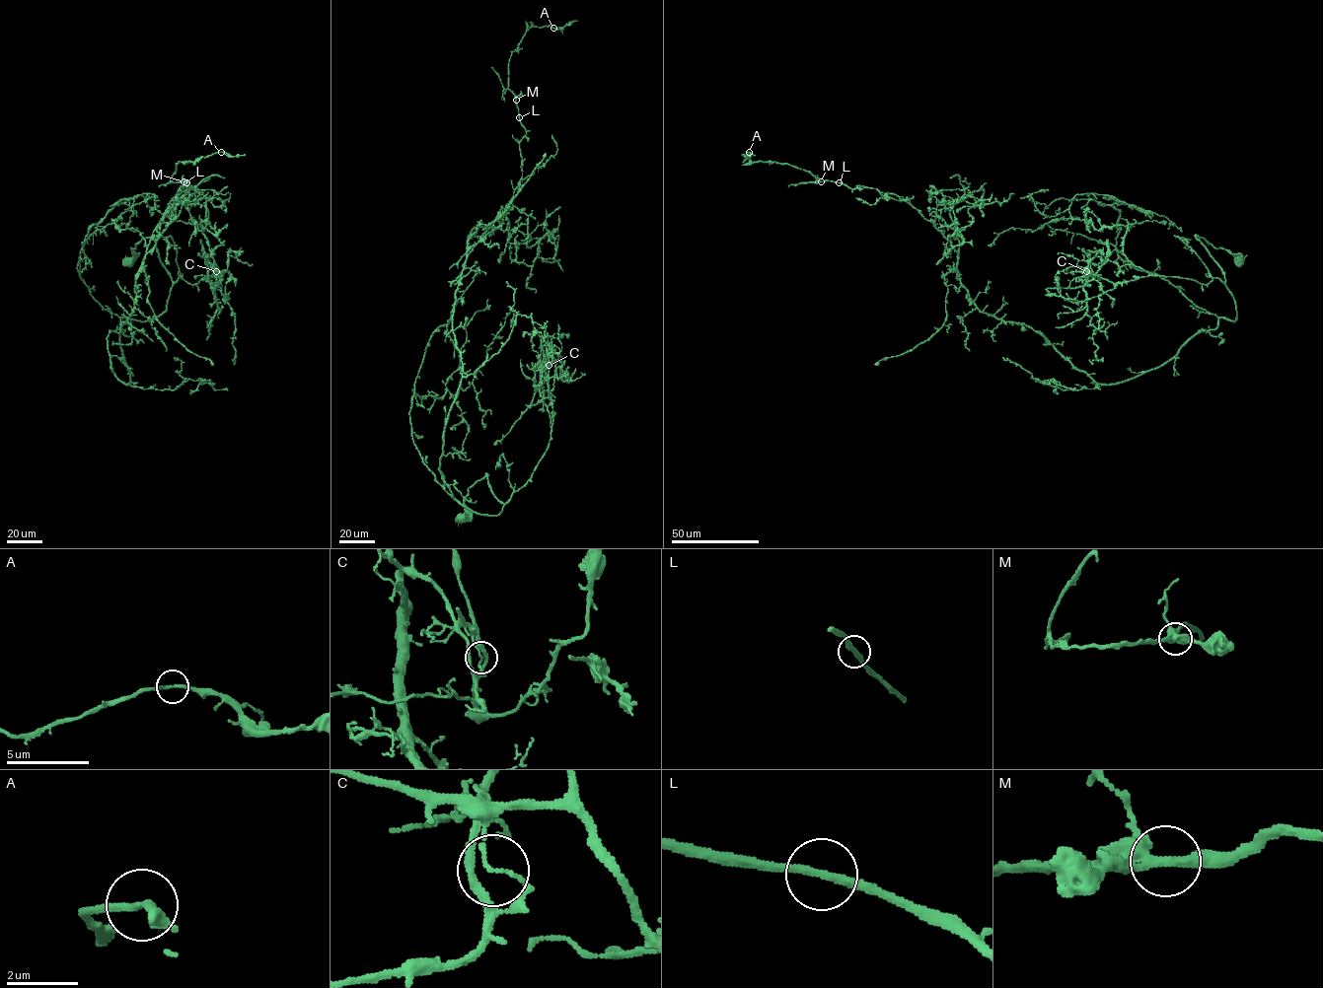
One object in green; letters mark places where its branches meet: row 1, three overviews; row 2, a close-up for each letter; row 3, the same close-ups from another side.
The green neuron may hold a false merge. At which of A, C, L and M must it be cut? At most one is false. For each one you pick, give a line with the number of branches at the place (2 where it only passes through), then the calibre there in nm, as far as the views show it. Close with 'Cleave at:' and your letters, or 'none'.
C: 2 branches meet; 90 nm thick
Cleave at: C

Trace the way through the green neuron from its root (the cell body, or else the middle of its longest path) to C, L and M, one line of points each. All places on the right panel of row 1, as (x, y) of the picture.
C: (1239, 262), (1197, 236), (1224, 282), (1214, 277), (1202, 284), (1148, 275), (1113, 284), (1087, 271)
L: (1239, 262), (1197, 236), (1236, 319), (1100, 384), (1043, 335), (982, 312), (958, 252), (907, 200), (839, 182)
M: (1239, 262), (1197, 236), (1236, 319), (1100, 384), (1043, 335), (982, 312), (958, 252), (907, 200), (821, 181)

